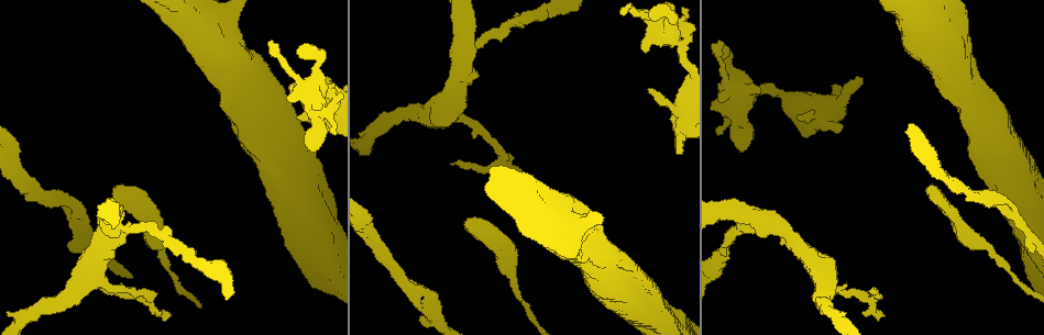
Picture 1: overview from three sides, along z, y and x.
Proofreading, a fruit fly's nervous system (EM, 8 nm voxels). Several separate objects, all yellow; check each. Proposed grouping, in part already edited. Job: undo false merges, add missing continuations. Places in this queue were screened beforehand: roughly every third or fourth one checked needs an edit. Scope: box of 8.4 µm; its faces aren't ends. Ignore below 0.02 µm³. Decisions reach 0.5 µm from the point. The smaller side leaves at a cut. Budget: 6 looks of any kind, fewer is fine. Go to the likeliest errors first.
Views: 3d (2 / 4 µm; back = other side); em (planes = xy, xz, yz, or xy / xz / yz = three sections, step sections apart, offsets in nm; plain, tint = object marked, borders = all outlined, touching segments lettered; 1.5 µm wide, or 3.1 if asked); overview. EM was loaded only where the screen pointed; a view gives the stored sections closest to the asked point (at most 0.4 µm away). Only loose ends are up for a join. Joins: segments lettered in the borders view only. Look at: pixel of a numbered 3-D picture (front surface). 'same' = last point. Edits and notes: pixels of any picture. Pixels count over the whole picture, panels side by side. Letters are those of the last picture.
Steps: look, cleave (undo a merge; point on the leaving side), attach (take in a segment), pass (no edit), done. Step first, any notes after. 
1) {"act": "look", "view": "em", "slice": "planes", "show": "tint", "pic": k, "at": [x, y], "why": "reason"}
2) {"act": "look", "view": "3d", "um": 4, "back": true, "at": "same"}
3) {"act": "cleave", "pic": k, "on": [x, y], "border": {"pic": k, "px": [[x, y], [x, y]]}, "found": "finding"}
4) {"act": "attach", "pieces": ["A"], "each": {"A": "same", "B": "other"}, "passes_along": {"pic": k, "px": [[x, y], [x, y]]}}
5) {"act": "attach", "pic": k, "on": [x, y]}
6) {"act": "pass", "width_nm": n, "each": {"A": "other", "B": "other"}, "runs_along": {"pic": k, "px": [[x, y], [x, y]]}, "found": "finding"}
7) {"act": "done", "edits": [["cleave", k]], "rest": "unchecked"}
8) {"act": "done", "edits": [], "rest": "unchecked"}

{"act": "look", "view": "3d", "um": 4, "pic": 1, "at": [927, 192], "why": "branch stops here"}

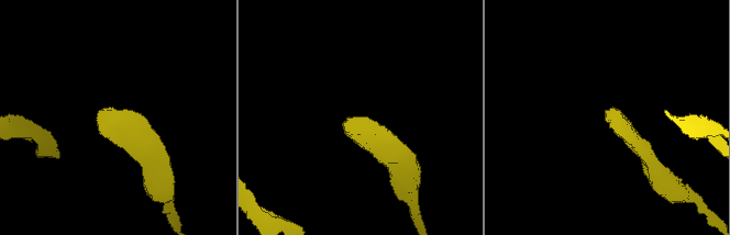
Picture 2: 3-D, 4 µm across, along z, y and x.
{"act": "look", "view": "em", "slice": "planes", "show": "borders", "pic": 2, "at": [610, 119], "why": "shape alone is not enough"}

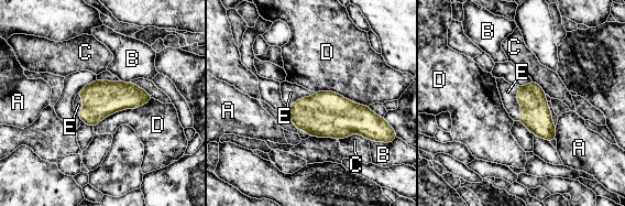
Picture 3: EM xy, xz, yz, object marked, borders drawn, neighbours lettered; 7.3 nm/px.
{"act": "attach", "pieces": ["E"], "longest_contact_nm": ["D", 420], "each": {"A": "other", "B": "other", "C": "other", "D": "other", "E": "same"}, "passes_along": {"pic": 3, "px": [[536, 116], [516, 98], [507, 91]]}, "found": "it goes on there"}

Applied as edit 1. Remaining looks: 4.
{"act": "look", "view": "overview", "why": "see it whole again"}

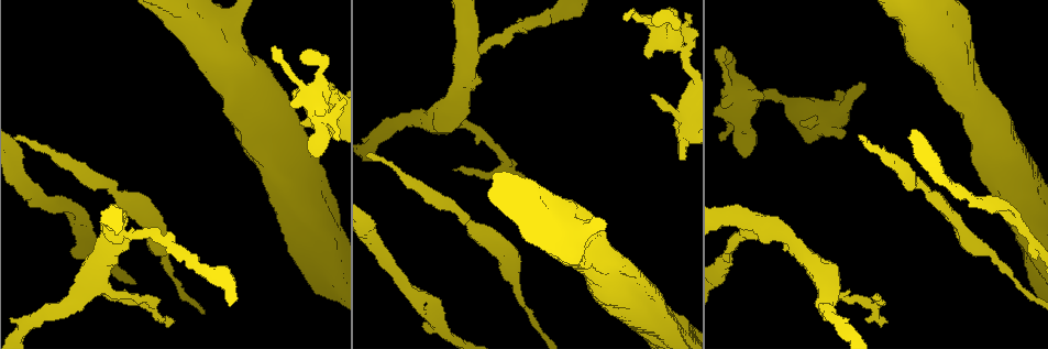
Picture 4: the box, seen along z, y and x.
{"act": "look", "view": "3d", "um": 4, "pic": 4, "at": [745, 145], "why": "sharp bend"}

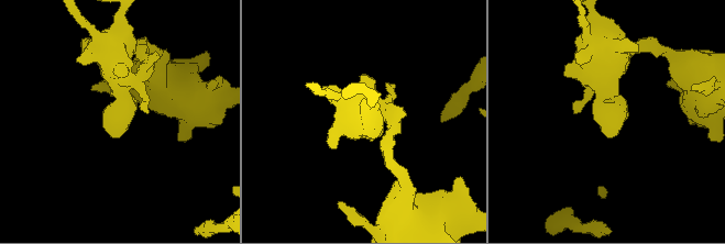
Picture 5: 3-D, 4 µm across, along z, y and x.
{"act": "look", "view": "em", "slice": "planes", "show": "borders", "pic": 5, "at": [114, 119]}

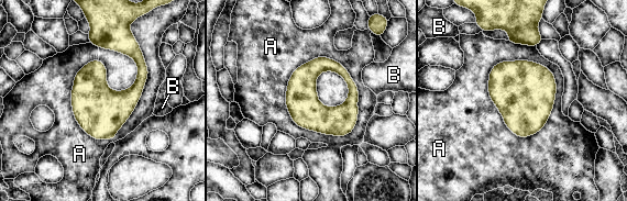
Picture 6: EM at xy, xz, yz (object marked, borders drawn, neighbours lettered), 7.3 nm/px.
{"act": "pass", "each": {"A": "other", "B": "other"}, "border": {"pic": 6, "px": [[295, 68], [292, 120], [349, 134]]}, "found": "one cell here"}

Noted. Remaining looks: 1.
{"act": "done", "edits": [["attach", 3]], "rest": "unchecked"}

